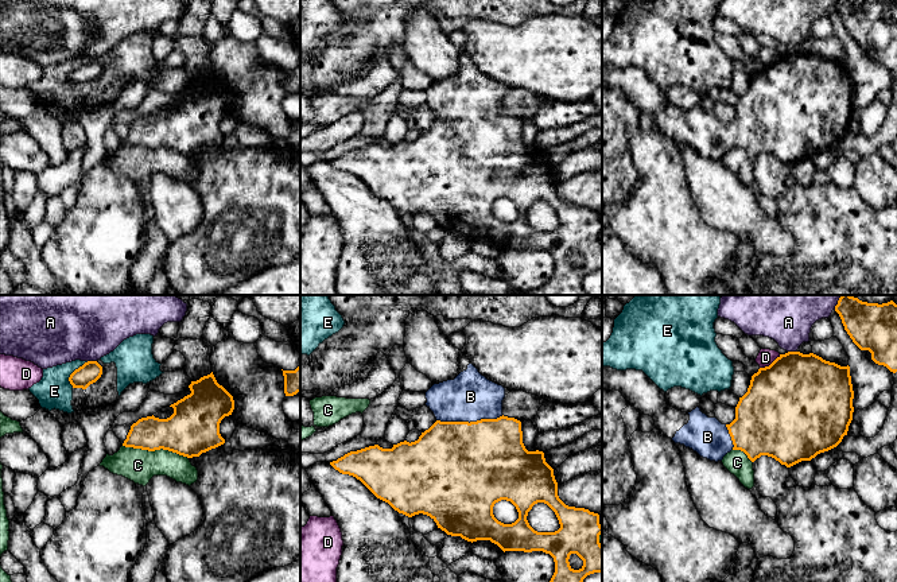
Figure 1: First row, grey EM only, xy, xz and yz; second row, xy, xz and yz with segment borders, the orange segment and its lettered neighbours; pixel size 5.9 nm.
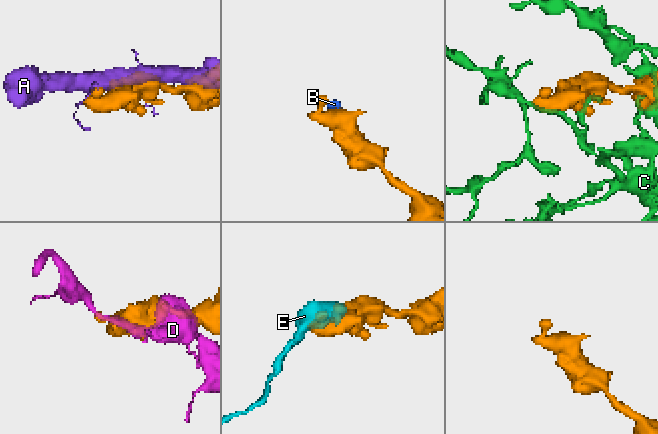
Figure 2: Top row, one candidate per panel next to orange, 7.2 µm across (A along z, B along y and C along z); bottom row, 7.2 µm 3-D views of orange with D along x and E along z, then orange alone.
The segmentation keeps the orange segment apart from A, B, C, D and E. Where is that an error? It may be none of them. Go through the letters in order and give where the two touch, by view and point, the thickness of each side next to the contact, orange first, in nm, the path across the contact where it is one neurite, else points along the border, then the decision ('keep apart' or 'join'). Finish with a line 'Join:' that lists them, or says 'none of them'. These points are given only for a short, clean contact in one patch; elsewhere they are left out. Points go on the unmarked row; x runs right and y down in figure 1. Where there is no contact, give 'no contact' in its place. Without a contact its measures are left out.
A: xy (92, 59) | 120/360 nm | keep apart
B: xz (468, 120) | 500/300 nm | across xz (463, 162), (468, 120), (470, 94) | join
C: xy (155, 147) | 300/200 nm | keep apart
D: yz (771, 62) | 500/100 nm | keep apart
E: xy (73, 70) | 120/200 nm | keep apart
Join: B

